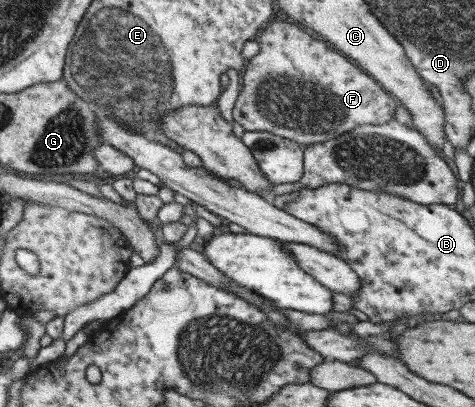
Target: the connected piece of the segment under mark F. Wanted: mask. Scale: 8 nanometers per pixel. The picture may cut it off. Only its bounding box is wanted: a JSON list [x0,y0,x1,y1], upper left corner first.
[233,22,400,145]

